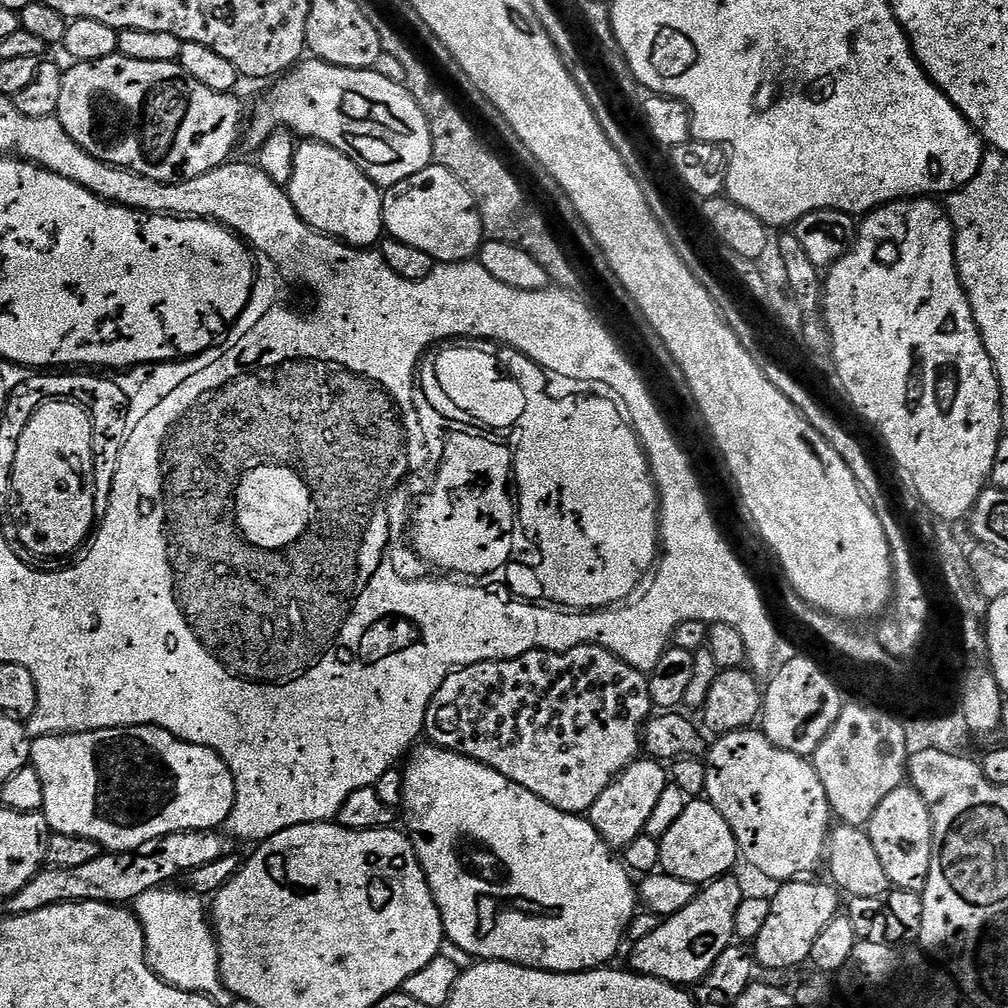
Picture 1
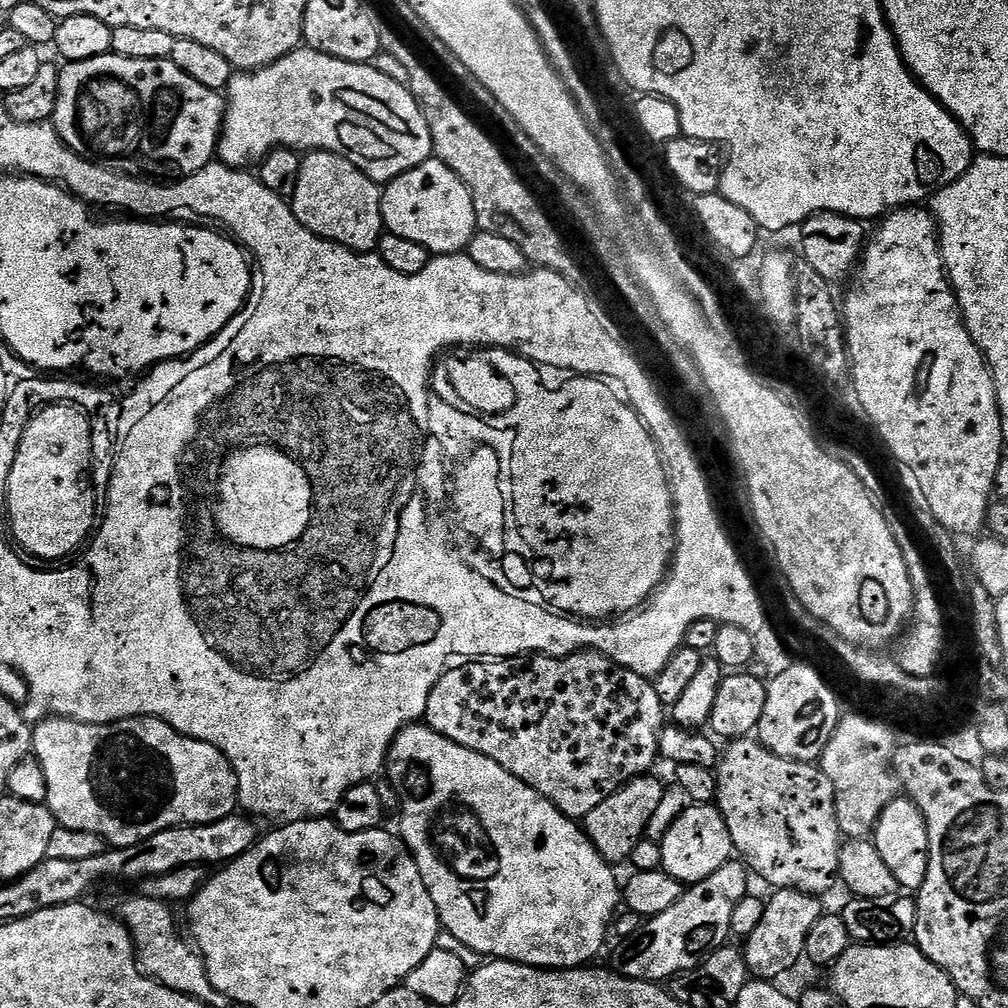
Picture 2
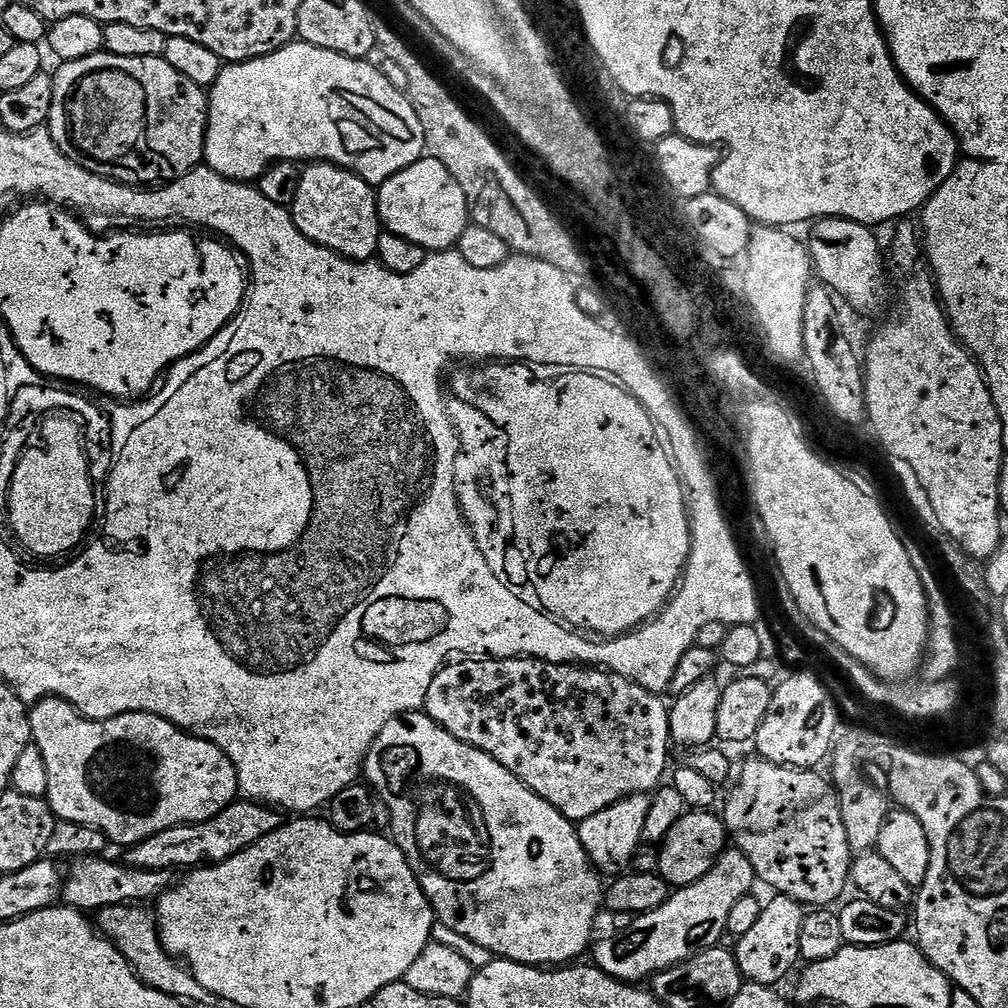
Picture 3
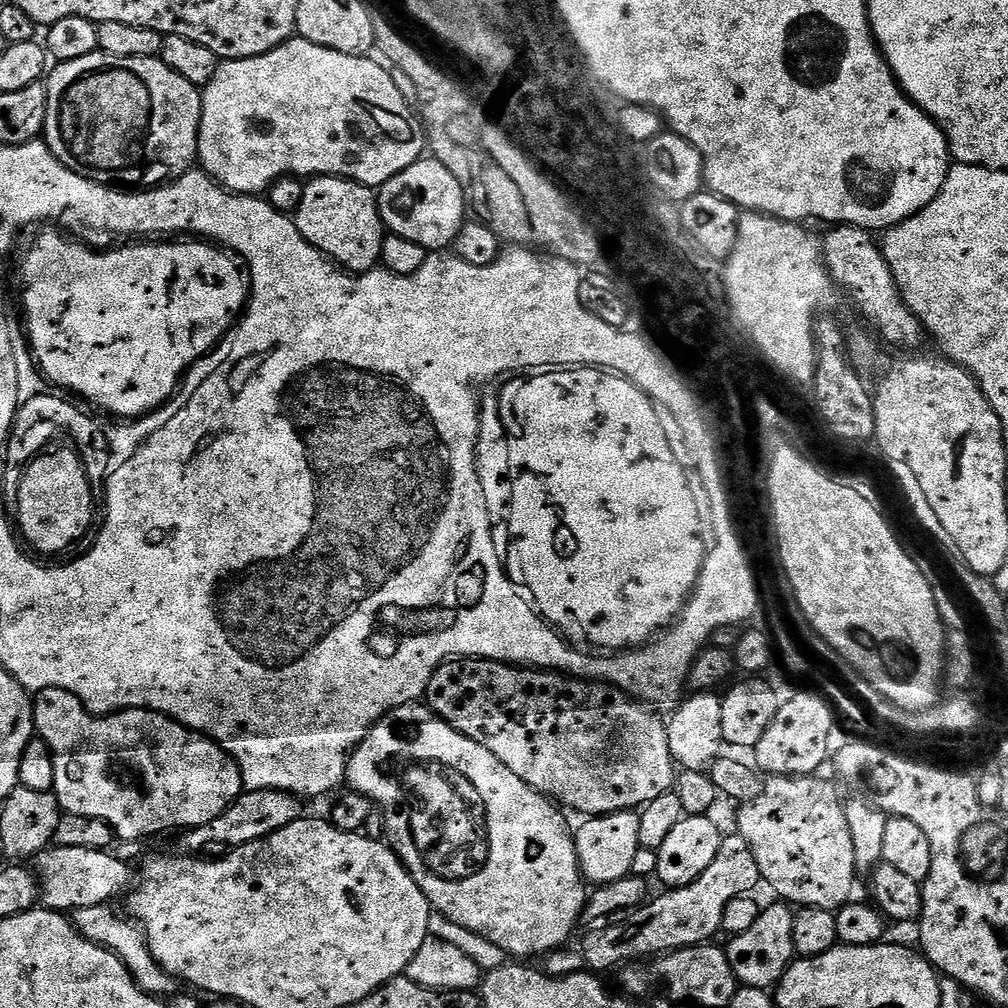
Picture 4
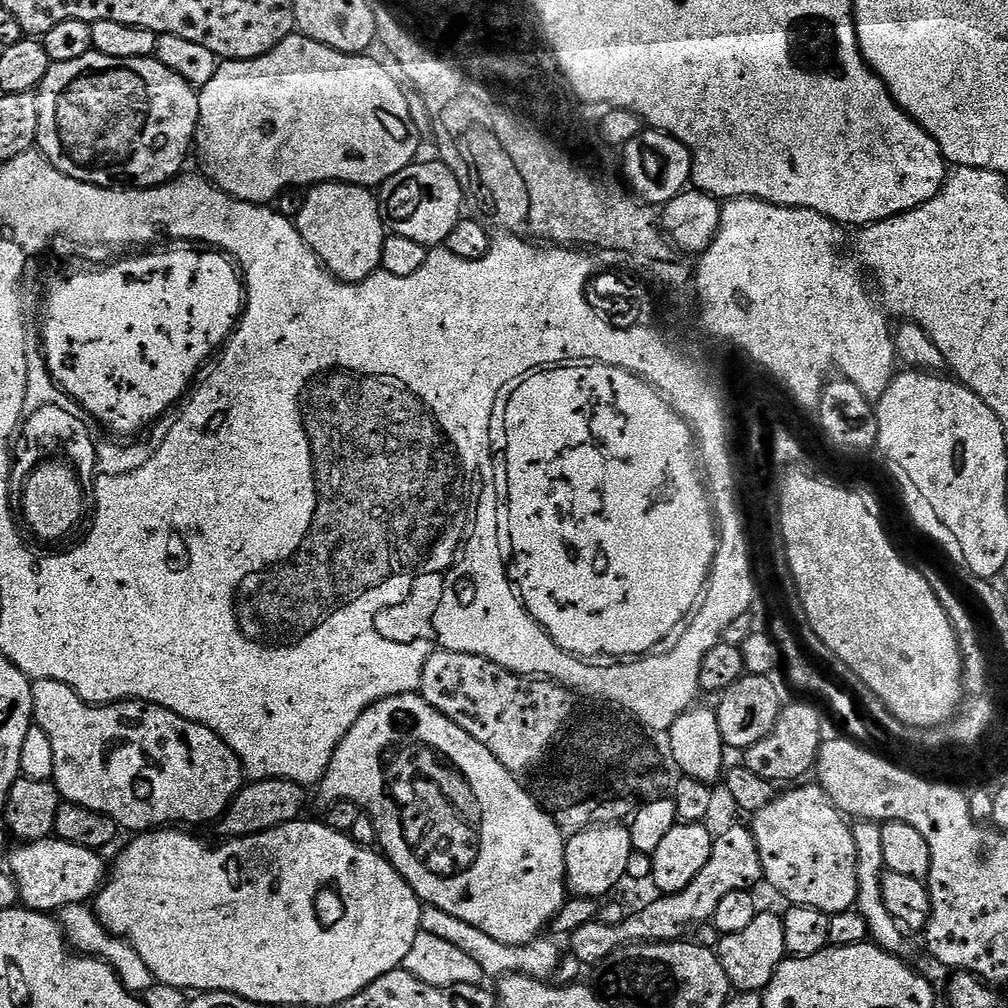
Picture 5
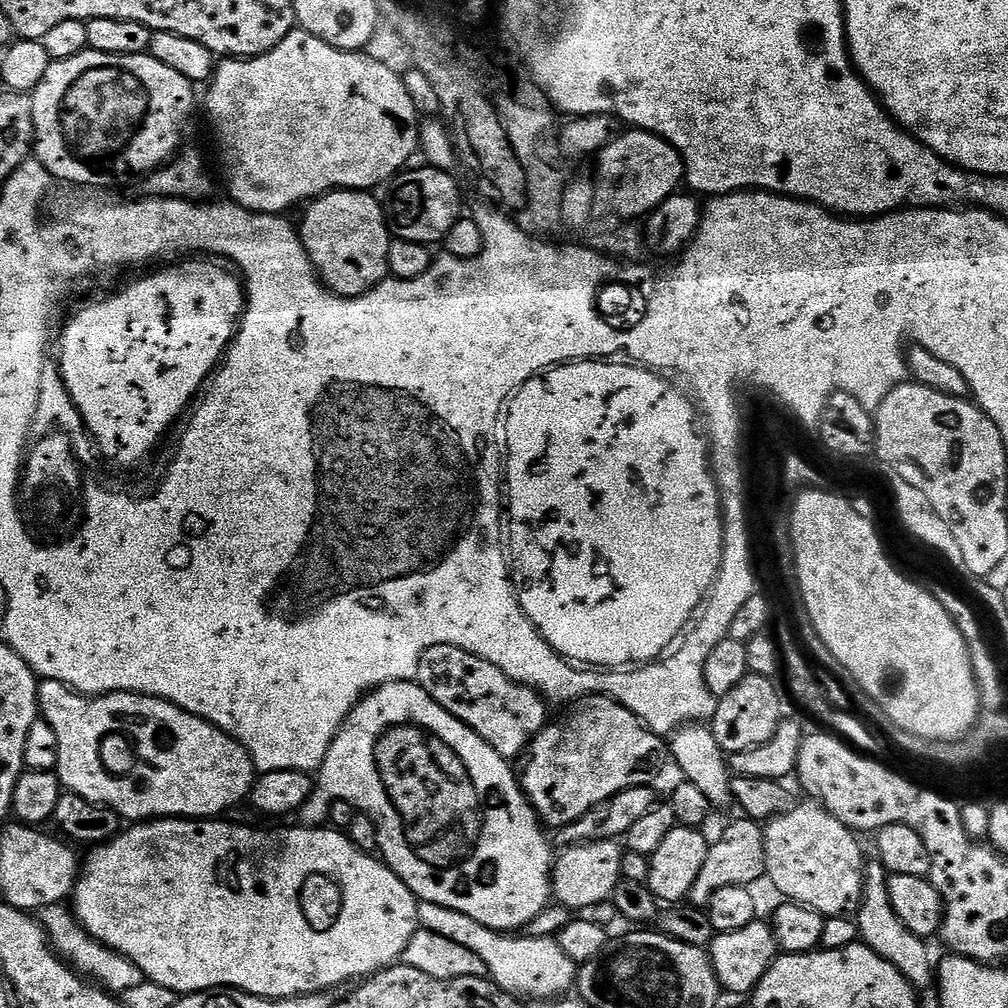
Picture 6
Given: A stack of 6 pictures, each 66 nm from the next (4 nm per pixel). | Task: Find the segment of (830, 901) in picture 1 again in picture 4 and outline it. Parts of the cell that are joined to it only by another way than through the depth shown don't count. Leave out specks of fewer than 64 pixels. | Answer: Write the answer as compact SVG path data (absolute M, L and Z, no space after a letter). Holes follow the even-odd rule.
M775 902L761 911L758 922L750 926L750 930L742 930L742 934L731 937L726 944L728 961L736 975L737 985L746 988L775 989L792 965L796 956L794 946L794 912L787 903Z

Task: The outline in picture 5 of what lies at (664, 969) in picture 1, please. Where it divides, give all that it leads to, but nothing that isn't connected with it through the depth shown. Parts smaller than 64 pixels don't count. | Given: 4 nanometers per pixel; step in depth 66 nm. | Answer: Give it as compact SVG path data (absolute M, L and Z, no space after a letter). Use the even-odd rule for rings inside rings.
M737 823L729 831L717 836L712 841L710 862L702 866L698 878L686 886L686 890L661 895L660 900L645 906L641 912L629 915L621 924L611 928L600 919L592 920L586 926L574 930L570 937L572 952L580 964L595 966L601 964L616 948L625 944L663 944L681 939L684 928L695 929L707 925L712 919L714 910L718 910L718 902L726 898L726 894L746 892L755 889L756 883L764 880L762 858L758 854L758 842L754 842L751 827Z

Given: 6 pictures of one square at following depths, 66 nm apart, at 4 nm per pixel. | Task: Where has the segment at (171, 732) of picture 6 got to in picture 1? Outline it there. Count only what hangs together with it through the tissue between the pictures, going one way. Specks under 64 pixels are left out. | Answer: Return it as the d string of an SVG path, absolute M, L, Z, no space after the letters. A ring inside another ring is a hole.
M134 726L133 728L107 728L93 732L66 732L58 736L37 736L32 740L31 767L36 769L41 779L44 795L44 816L48 820L49 829L53 833L61 832L78 838L90 838L100 844L101 849L110 852L133 852L145 842L154 842L154 838L162 838L175 832L207 832L227 825L228 816L236 804L236 787L234 778L226 766L226 762L214 750L206 746L194 746L190 742L182 742L174 734L162 730L158 726Z

